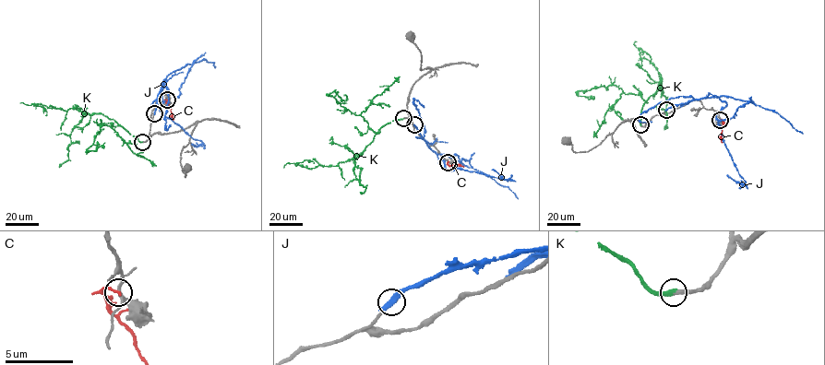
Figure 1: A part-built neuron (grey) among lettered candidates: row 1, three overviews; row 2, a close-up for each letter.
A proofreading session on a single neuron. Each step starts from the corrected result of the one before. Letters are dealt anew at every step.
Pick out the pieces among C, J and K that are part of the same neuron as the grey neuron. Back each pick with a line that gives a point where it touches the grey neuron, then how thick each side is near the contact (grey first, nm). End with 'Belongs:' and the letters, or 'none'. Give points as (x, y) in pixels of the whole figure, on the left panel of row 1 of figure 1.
K: meets grey at (142, 142); 260 nm thick on the grey side, 320 nm on the other
Belongs: K

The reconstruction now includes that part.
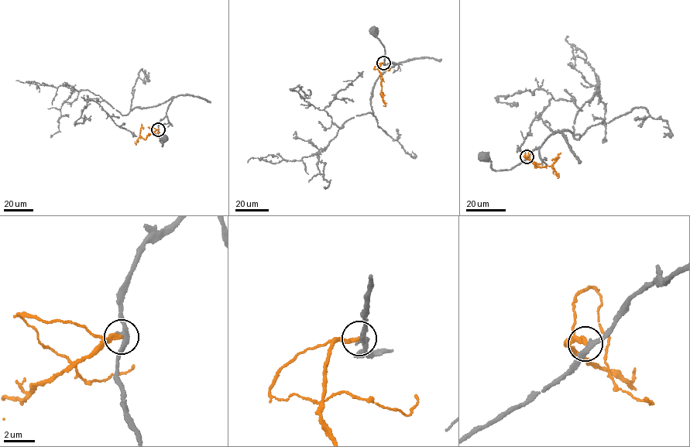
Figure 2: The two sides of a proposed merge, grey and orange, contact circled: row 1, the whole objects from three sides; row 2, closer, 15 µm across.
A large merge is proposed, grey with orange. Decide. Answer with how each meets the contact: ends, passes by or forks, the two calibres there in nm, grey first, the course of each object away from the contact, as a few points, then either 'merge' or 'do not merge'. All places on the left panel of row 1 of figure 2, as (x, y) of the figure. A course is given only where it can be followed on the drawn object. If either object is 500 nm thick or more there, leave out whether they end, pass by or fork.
grey passes by; orange ends there; 260 nm thick on the grey side, 280 nm on the other; grey runs (158, 129), (163, 146), (165, 139); orange runs (158, 129), (145, 139), (140, 136), (135, 143), (134, 141); do not merge

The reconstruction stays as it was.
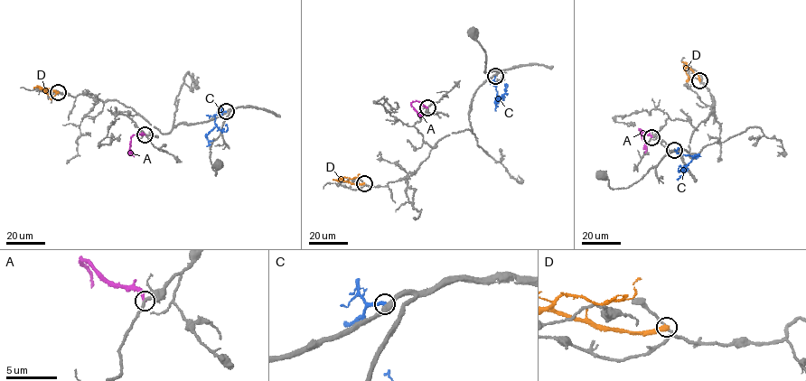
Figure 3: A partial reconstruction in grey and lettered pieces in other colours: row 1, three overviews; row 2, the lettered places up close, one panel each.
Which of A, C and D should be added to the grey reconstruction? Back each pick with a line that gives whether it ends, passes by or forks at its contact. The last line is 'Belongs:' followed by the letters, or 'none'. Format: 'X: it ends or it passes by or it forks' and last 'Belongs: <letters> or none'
C: it ends
Belongs: C

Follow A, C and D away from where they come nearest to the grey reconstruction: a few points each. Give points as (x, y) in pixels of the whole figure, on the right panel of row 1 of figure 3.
A: (651, 136), (639, 129), (646, 148), (644, 153)
C: (674, 150), (692, 157), (677, 179)
D: (699, 80), (687, 67), (685, 69), (689, 78)

